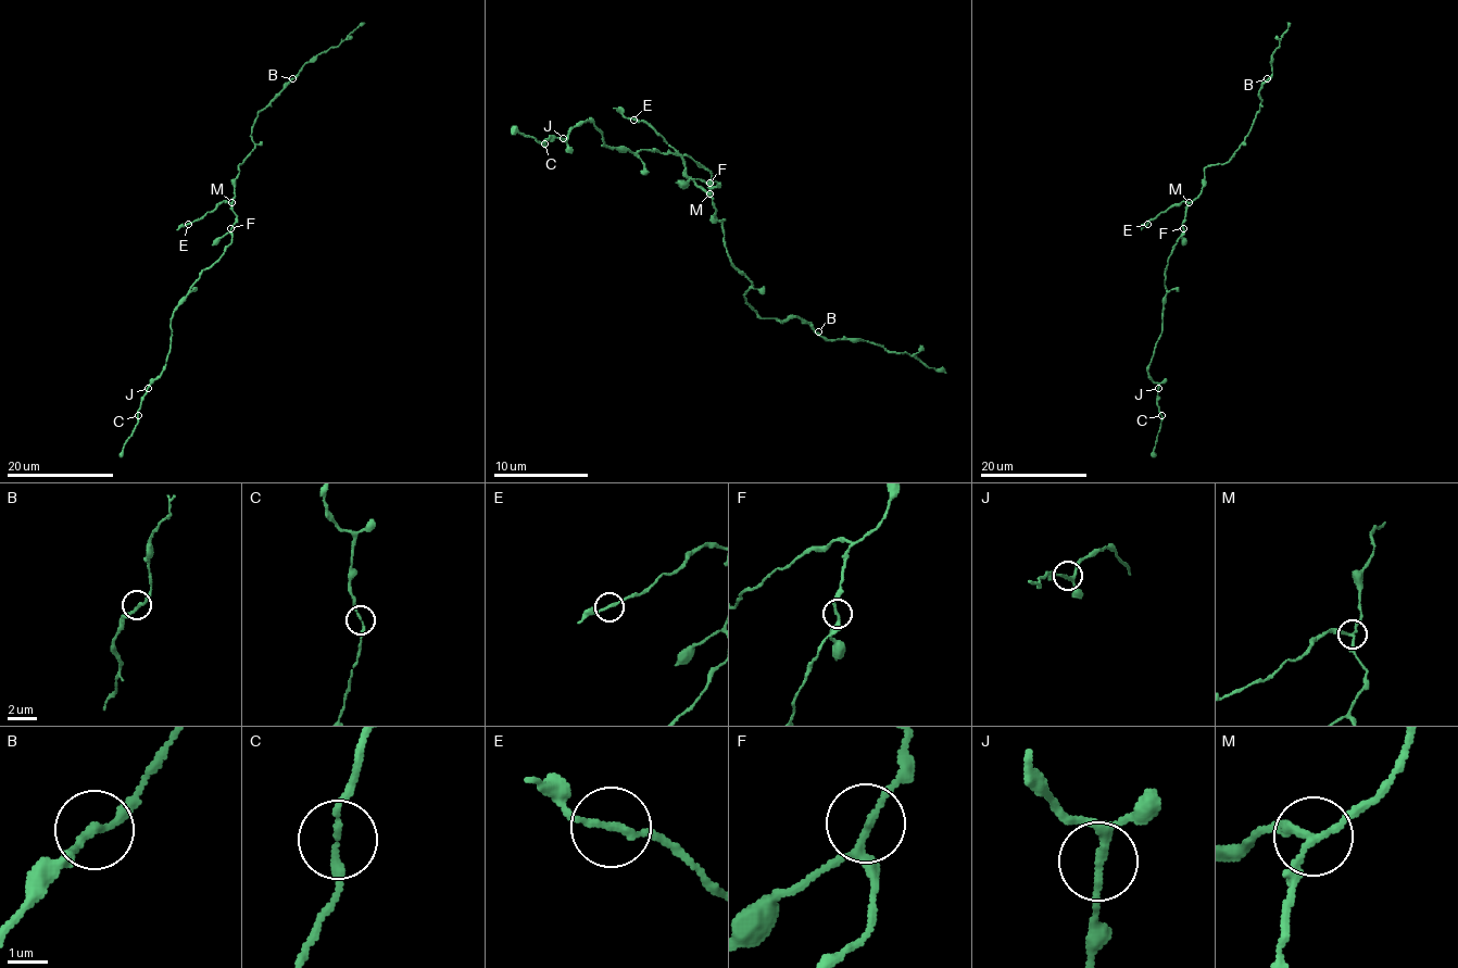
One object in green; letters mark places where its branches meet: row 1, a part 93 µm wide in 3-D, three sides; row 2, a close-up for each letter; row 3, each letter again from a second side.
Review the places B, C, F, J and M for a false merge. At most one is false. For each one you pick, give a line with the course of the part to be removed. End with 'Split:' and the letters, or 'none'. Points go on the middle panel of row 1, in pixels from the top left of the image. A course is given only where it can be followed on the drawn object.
M: course (709, 192), (686, 174), (686, 162), (650, 126), (612, 108)
Split: M

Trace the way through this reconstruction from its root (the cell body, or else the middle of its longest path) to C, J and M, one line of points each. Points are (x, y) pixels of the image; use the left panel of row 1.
C: (236, 218), (233, 241), (224, 253), (201, 272), (174, 312), (164, 369), (150, 384), (137, 415)
J: (236, 218), (230, 229), (233, 241), (224, 253), (201, 272), (174, 312), (165, 365), (148, 388)
M: (236, 218), (230, 202)

